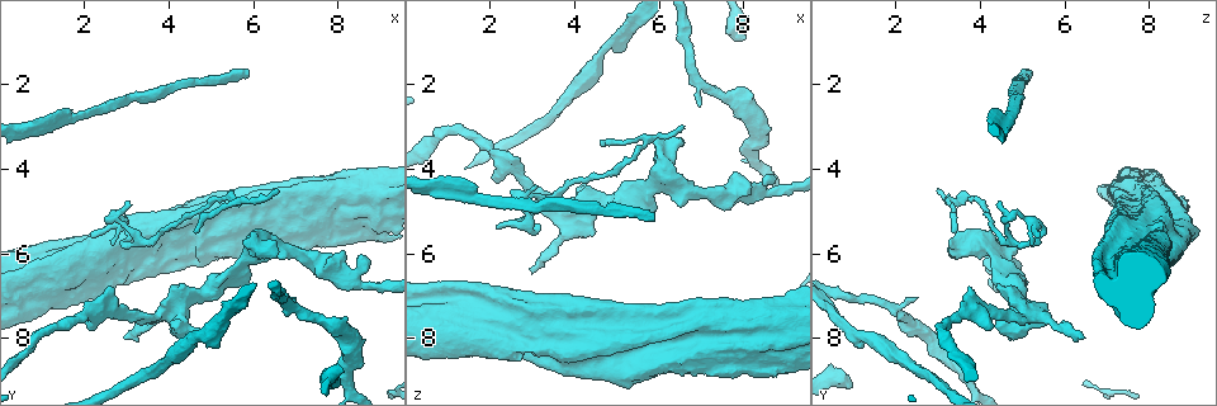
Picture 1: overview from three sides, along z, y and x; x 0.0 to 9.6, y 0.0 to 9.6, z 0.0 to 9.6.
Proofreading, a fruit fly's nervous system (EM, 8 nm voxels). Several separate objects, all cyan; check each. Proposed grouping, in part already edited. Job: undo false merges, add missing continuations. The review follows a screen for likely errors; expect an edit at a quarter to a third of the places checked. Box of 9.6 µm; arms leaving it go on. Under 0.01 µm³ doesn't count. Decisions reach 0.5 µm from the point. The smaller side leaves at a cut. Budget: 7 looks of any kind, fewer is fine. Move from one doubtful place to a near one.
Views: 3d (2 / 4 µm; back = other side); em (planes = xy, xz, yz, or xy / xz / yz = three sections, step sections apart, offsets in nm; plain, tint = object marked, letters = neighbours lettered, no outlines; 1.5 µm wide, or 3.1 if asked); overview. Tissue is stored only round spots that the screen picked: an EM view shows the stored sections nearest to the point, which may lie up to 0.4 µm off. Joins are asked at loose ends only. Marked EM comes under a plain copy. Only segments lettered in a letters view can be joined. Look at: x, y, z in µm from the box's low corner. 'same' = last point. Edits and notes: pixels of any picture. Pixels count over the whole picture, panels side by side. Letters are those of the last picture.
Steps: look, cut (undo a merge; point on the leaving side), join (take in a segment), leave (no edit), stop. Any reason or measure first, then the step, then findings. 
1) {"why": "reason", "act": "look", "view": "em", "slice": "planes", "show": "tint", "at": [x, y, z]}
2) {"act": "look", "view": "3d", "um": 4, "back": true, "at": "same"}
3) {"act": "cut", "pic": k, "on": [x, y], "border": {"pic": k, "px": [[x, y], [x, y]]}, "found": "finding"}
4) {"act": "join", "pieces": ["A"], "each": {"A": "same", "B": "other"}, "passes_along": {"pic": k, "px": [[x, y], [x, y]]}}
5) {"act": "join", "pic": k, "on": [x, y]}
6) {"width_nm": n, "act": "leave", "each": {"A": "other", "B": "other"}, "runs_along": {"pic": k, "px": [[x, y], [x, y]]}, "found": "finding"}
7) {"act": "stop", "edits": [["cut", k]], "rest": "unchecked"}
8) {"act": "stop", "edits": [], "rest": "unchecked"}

{"why": "side arm on a straight run", "act": "look", "view": "3d", "um": 4, "at": [8.30, 6.65, 4.50]}

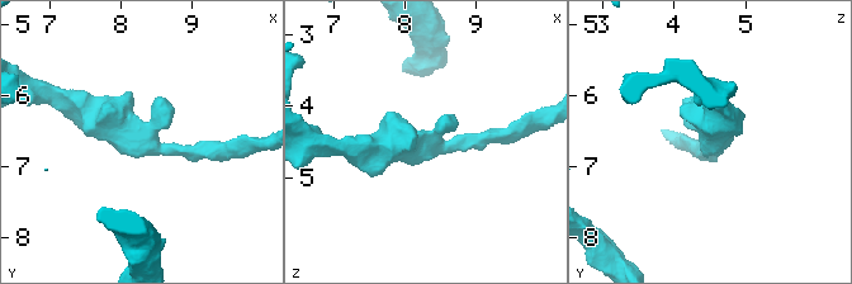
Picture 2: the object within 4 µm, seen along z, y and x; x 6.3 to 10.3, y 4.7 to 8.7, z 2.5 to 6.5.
{"arms": 3, "arm_widths_nm": [200, 240, 400], "act": "look", "view": "em", "slice": "planes", "show": "tint", "at": [8.30, 6.70, 4.55]}

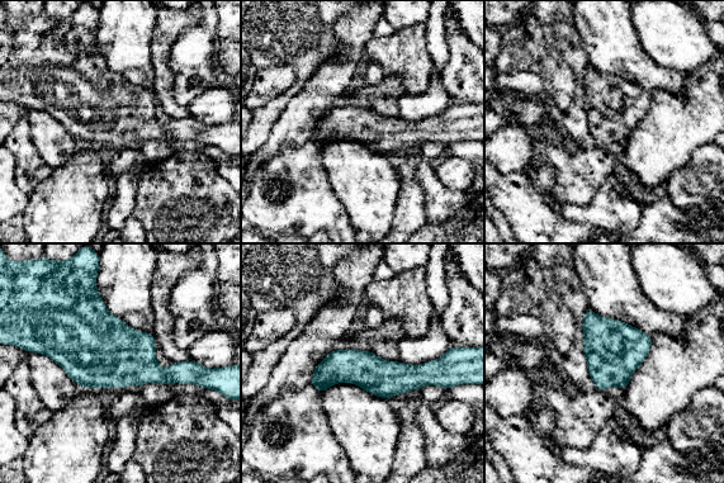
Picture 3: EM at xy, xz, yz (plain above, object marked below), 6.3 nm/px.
{"why": "see the neighbours", "act": "look", "view": "em", "slice": "planes", "show": "letters", "at": "same"}

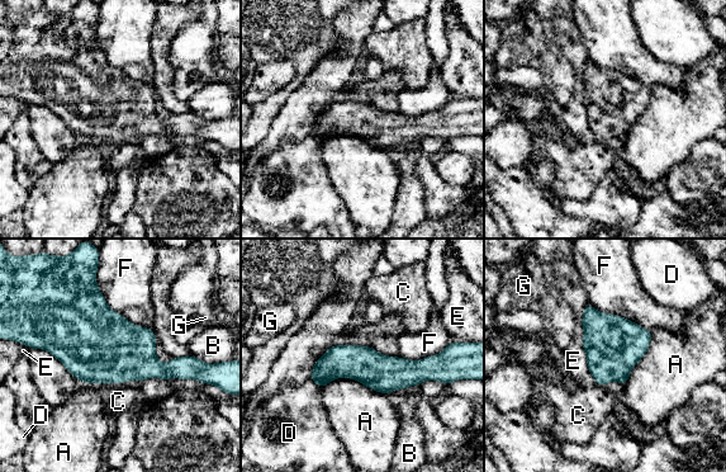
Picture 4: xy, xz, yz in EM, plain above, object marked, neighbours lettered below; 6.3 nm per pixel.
{"act": "leave", "each": {"A": "other", "B": "other", "C": "other", "D": "other", "E": "other", "F": "other", "G": "other"}, "found": "all the same neuron"}

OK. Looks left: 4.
{"act": "look", "view": "3d", "um": 2, "at": [5.15, 8.25, 1.15]}

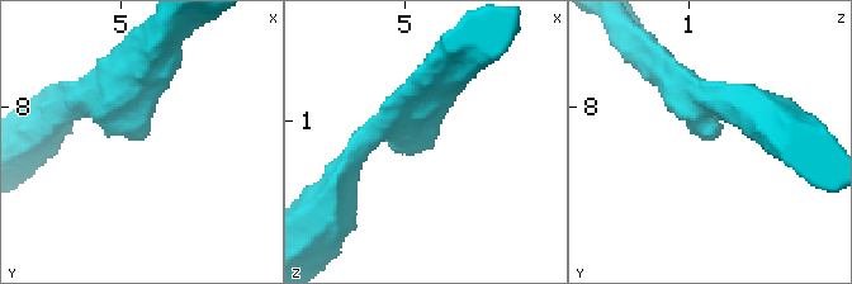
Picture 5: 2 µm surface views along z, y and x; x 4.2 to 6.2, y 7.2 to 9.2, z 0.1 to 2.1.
{"why": "now the EM", "act": "look", "view": "em", "slice": "planes", "show": "letters", "at": [5.22, 8.18, 1.18]}

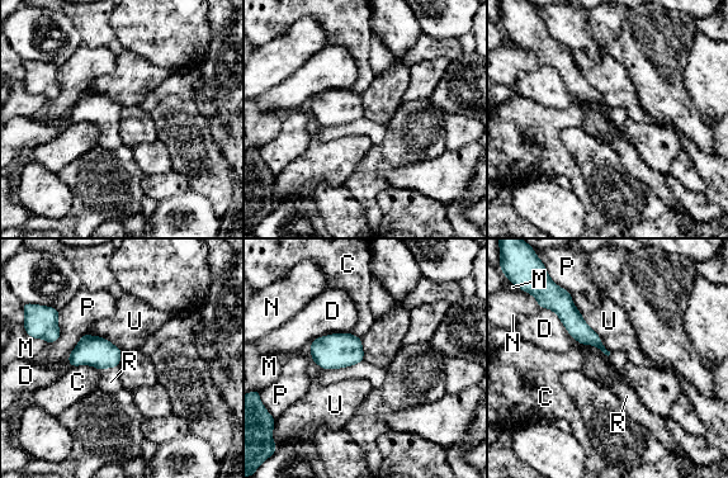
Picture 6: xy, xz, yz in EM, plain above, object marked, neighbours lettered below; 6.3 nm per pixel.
{"longest_contact_nm": ["U", 460], "act": "join", "pieces": ["R"], "each": {"C": "other", "D": "other", "M": "other", "N": "other", "P": "other", "R": "same", "U": "other"}, "found": "the neuron continues"}

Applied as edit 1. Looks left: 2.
{"why": "free end", "act": "look", "view": "em", "slice": "xz", "step": 8, "show": "tint", "at": [2.25, 5.45, 5.35]}

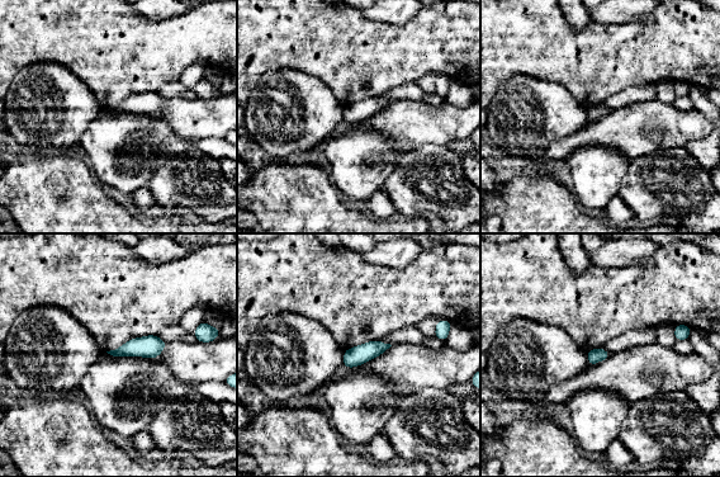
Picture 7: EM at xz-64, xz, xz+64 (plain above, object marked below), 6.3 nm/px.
{"act": "look", "view": "em", "slice": "planes", "show": "letters", "at": "same"}

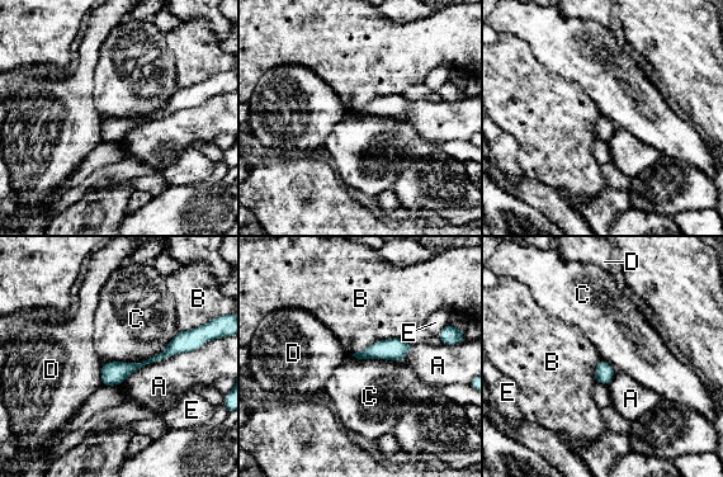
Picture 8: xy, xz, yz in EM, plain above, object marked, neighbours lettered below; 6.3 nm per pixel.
{"act": "leave", "each": {"A": "other", "B": "other", "C": "other", "D": "other", "E": "other"}, "border": {"pic": 8, "px": [[179, 331], [141, 362], [103, 363]]}, "found": "no lettered segment goes on from it"}

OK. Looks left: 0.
{"act": "stop", "edits": [["join", 6]], "rest": "unchecked"}

